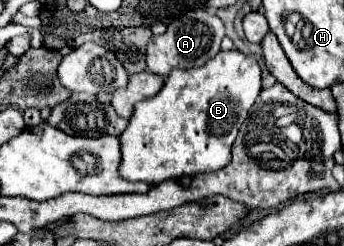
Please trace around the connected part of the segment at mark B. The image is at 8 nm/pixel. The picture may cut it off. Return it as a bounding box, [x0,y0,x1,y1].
[121,49,261,185]

